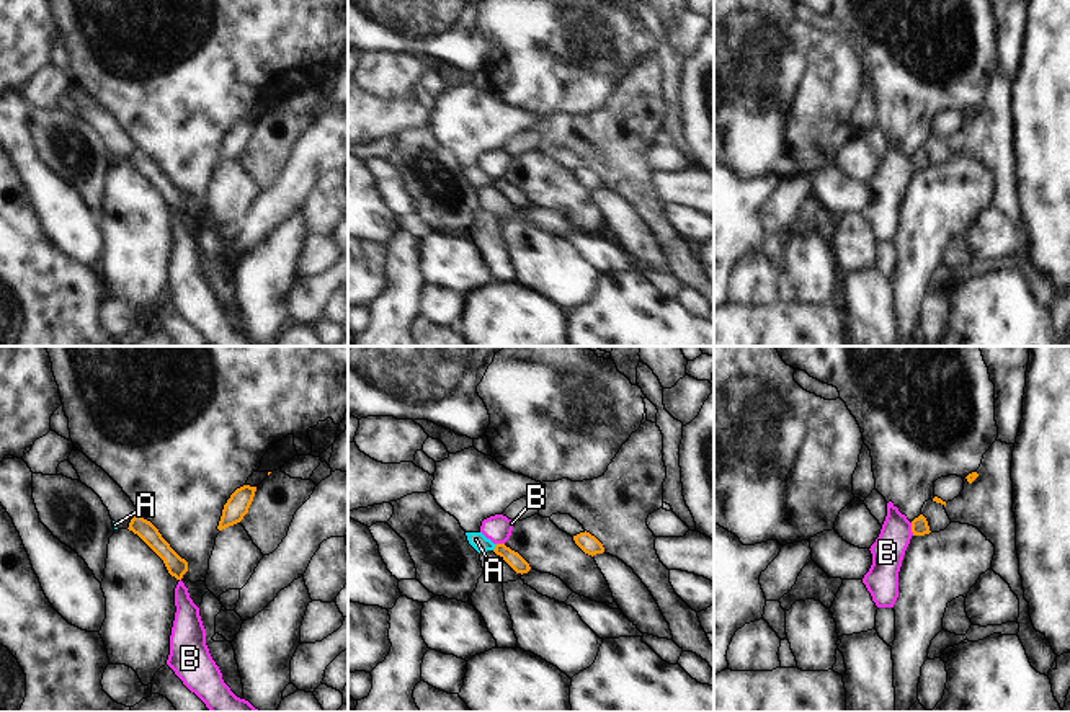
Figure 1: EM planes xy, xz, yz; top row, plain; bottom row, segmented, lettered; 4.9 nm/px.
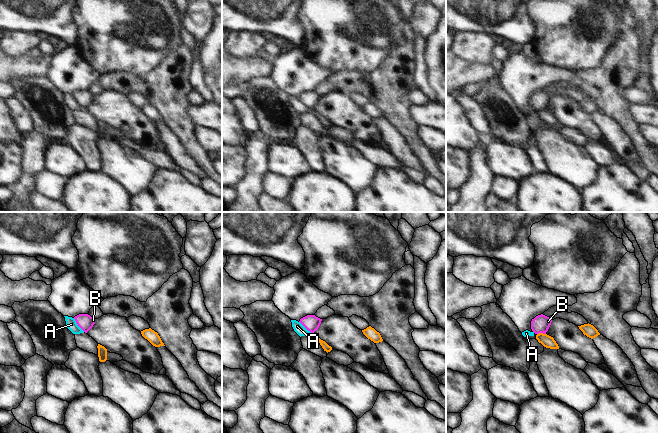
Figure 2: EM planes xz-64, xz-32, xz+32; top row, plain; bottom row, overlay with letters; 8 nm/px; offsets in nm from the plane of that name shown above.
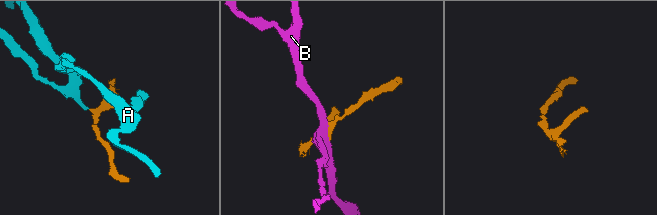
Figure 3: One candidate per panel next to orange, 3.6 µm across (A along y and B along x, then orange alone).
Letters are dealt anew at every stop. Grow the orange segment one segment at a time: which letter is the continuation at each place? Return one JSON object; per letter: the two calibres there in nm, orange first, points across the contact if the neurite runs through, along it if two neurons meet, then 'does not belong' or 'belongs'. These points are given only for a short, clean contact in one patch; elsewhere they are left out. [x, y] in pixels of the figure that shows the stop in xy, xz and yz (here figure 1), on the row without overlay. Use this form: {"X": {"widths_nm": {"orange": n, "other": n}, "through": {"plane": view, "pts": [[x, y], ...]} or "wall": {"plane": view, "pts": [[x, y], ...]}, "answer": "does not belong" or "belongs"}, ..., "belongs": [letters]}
{"A": {"widths_nm": {"orange": 80, "other": 80}, "wall": {"plane": "xz", "pts": [[497, 178], [492, 183]]}, "answer": "does not belong"}, "B": {"widths_nm": {"orange": 80, "other": 160}, "wall": {"plane": "yz", "pts": [[910, 157], [913, 169]]}, "answer": "does not belong"}, "belongs": []}

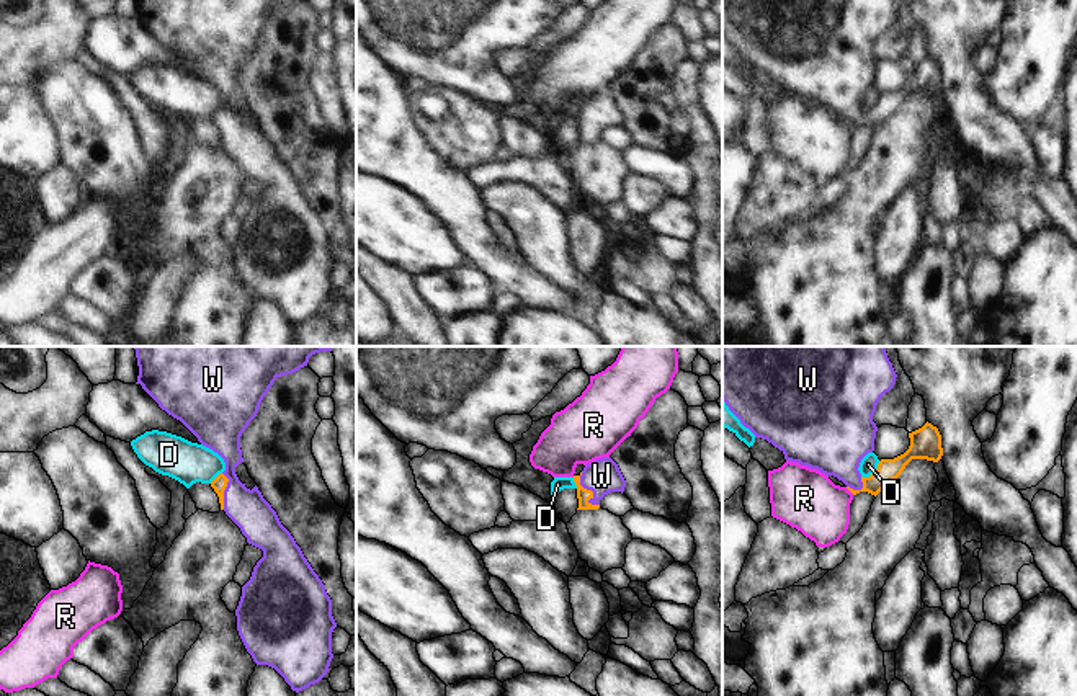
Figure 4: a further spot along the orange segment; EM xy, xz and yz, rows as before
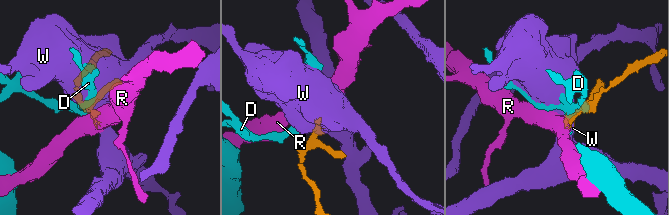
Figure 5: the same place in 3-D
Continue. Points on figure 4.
{"D": {"widths_nm": {"orange": 110, "other": 90}, "wall": {"plane": "yz", "pts": [[880, 95], [868, 110], [862, 111]]}, "answer": "does not belong"}, "R": {"widths_nm": {"orange": 110, "other": 300}, "wall": {"plane": "yz", "pts": [[845, 121], [853, 128]]}, "answer": "does not belong"}, "W": {"widths_nm": {"orange": 70, "other": 170}, "through": {"plane": "xz", "pts": [[584, 129], [590, 124], [602, 110]]}, "answer": "belongs"}, "belongs": ["W"]}

